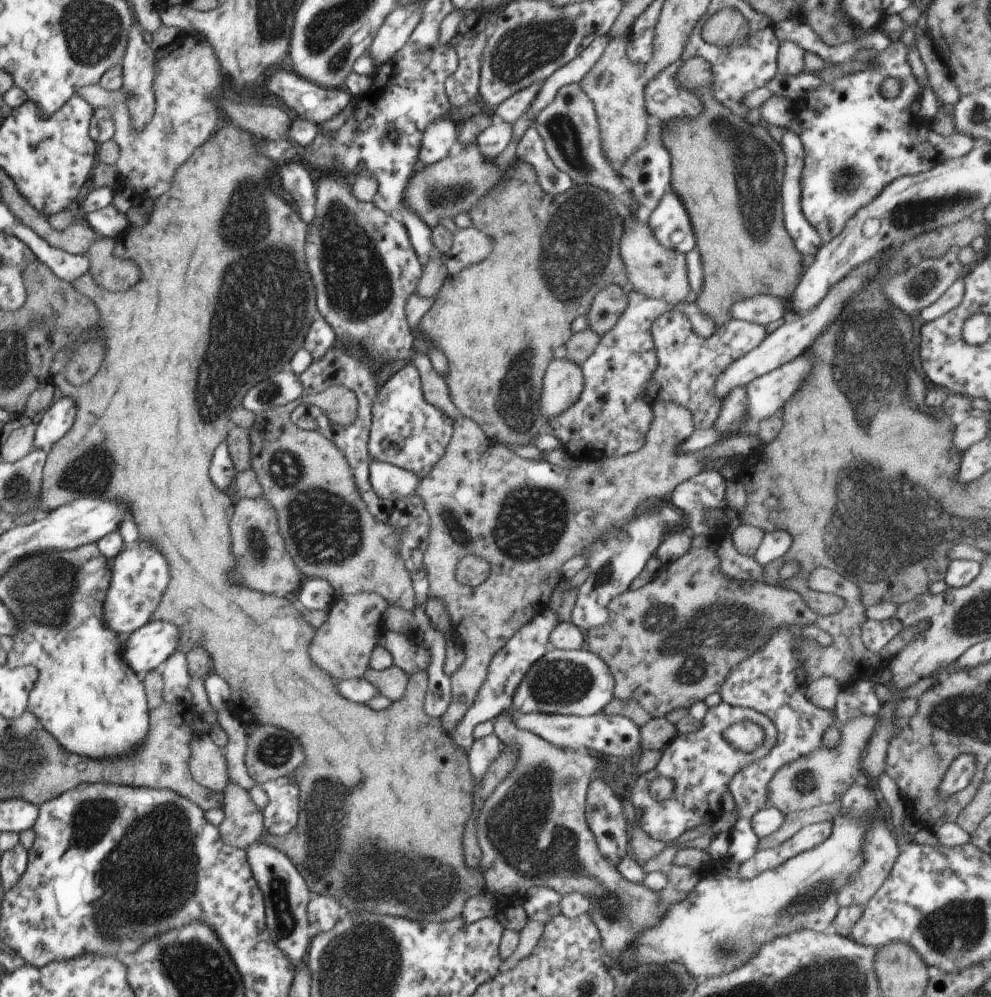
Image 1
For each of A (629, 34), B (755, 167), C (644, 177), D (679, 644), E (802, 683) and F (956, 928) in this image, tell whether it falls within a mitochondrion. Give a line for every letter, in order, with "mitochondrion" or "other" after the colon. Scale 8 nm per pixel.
A: other
B: mitochondrion
C: other
D: mitochondrion
E: other
F: mitochondrion

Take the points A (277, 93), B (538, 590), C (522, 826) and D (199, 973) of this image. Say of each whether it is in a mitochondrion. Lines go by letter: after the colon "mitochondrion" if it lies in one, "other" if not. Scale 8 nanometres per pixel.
A: other
B: other
C: mitochondrion
D: mitochondrion

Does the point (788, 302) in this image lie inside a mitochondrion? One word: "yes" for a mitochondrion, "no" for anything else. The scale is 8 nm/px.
no

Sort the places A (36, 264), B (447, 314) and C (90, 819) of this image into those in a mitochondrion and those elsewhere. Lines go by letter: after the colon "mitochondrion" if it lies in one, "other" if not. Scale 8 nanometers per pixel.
A: other
B: other
C: mitochondrion

